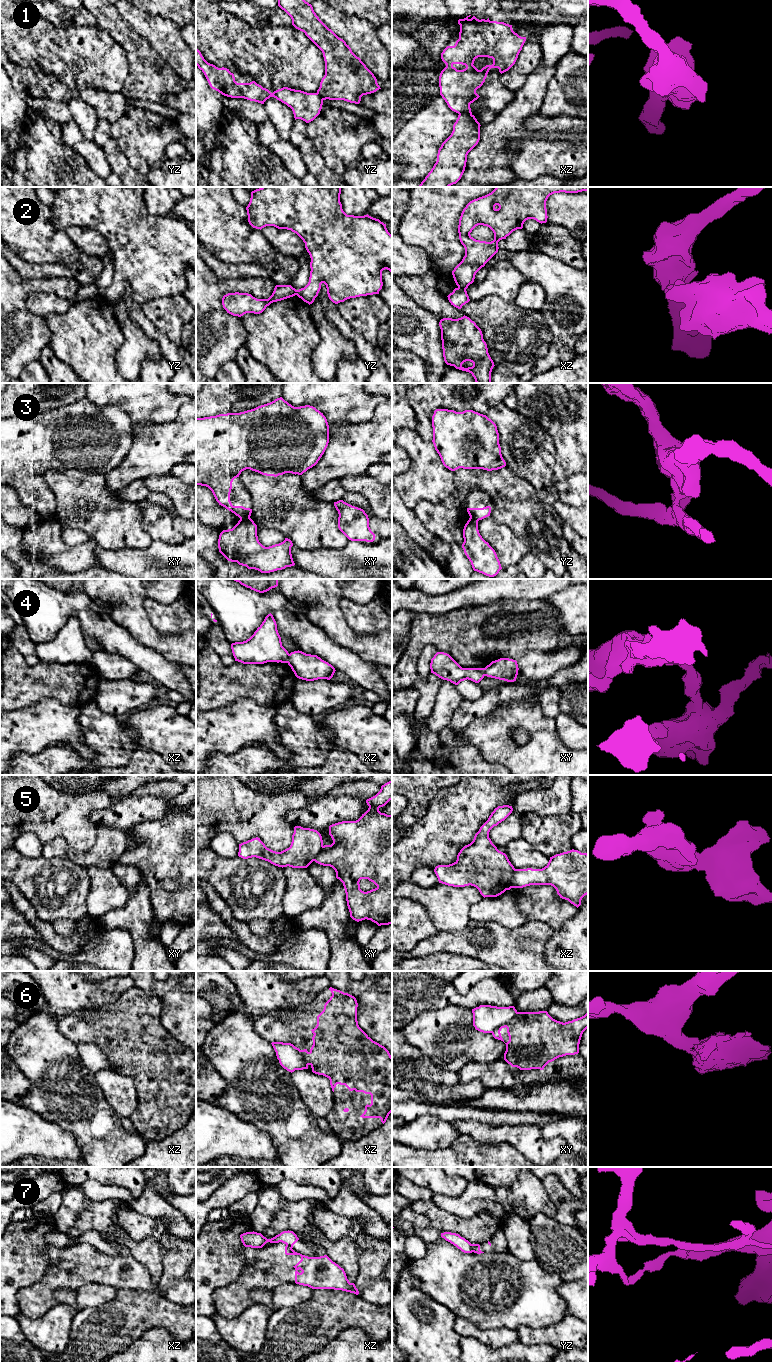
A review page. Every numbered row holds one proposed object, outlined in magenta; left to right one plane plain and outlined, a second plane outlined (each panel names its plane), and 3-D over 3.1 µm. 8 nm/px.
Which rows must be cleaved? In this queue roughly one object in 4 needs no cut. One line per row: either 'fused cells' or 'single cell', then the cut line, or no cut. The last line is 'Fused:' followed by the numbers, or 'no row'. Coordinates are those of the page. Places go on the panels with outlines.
1: fused cells | xz (471, 113), (459, 114)
2: fused cells | xz (458, 286), (465, 289)
3: fused cells | xy (249, 517), (240, 519)
4: fused cells | xz (289, 654), (286, 662)
5: fused cells | xz (515, 869), (512, 875), (511, 887)
6: fused cells | xy (518, 1012), (511, 1020), (491, 1032)
7: single cell | no cut
Fused: 1, 2, 3, 4, 5, 6

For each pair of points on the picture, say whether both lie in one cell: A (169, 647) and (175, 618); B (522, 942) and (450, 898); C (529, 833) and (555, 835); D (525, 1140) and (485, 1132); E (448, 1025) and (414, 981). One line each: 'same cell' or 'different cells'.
A: different cells
B: different cells
C: same cell
D: same cell
E: different cells

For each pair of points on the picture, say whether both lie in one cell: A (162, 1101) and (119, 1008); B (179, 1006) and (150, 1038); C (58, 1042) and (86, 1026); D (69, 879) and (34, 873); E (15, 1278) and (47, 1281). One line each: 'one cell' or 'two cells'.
A: one cell
B: two cells
C: two cells
D: one cell
E: two cells

